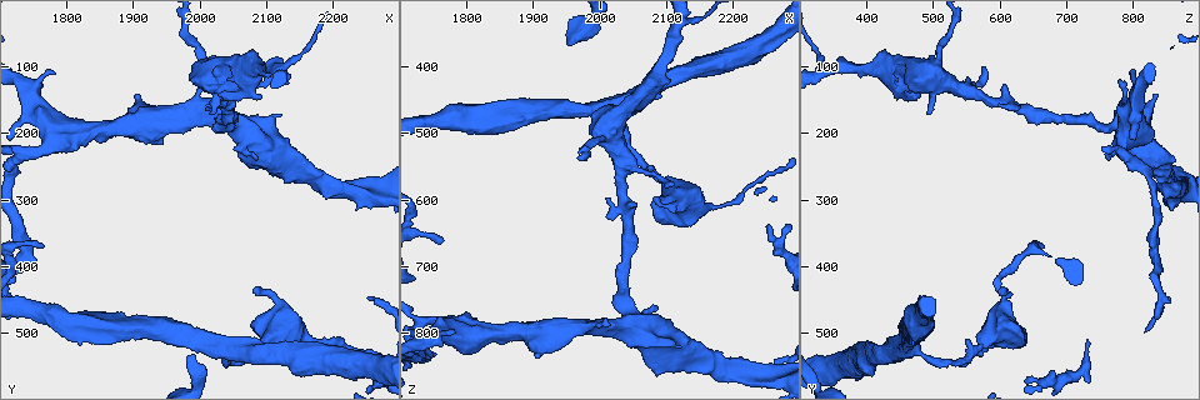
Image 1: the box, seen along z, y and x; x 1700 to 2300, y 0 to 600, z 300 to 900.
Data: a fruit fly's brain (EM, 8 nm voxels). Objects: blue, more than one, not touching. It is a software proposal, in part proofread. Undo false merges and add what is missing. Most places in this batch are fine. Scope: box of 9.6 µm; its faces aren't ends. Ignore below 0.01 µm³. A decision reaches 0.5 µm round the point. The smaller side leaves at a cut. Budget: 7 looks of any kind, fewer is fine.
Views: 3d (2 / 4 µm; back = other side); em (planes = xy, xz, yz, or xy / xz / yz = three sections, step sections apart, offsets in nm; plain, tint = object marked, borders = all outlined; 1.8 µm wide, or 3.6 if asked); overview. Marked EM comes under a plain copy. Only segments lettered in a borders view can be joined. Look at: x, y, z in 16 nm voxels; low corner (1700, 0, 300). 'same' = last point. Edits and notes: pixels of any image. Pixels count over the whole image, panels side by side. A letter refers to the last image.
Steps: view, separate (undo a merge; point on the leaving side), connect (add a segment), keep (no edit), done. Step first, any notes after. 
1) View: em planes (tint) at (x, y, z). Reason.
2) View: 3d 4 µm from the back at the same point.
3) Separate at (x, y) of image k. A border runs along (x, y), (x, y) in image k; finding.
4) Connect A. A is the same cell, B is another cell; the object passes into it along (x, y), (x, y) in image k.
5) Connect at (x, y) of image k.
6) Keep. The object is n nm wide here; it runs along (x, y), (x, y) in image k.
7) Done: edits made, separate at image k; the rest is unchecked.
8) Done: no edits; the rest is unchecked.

View: em planes (borders) at (2080, 435, 600). Thin end.

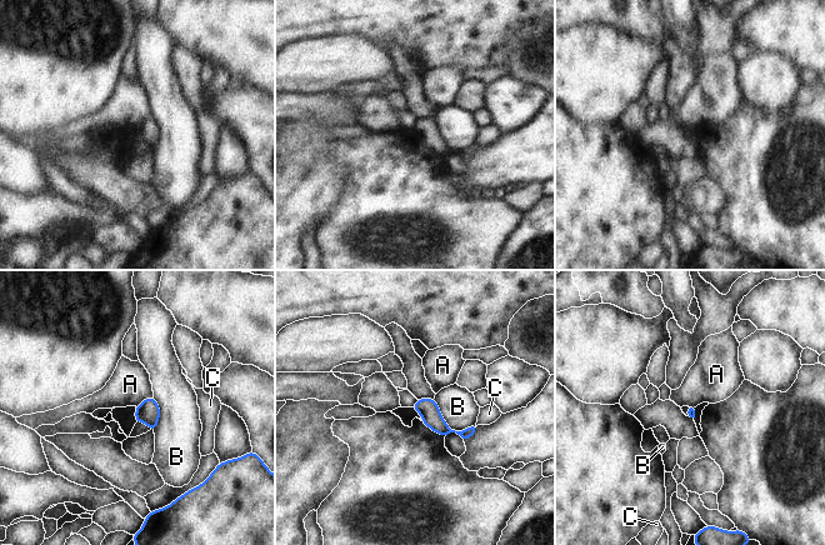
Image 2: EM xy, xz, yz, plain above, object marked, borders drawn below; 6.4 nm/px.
Keep. The longest contact is with B, 320 nm; A, B and C are other cells; it runs along (418, 405), (445, 430), (473, 429) in image 2; none of them fits.

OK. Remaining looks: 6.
View: em 3.6 µm xz step 4 (tint) at (2040, 160, 620). Sudden change in width.

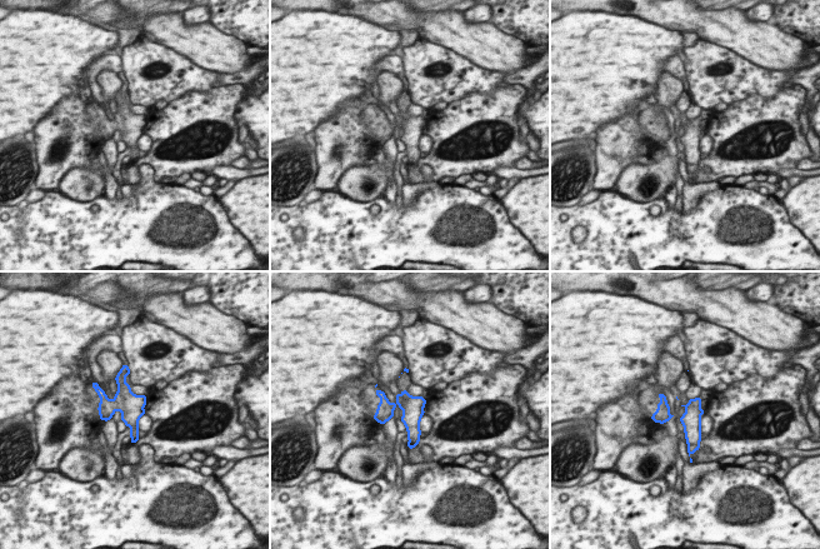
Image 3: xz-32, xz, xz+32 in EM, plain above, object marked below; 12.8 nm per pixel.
View: em 3.6 µm planes (tint) at the same point.

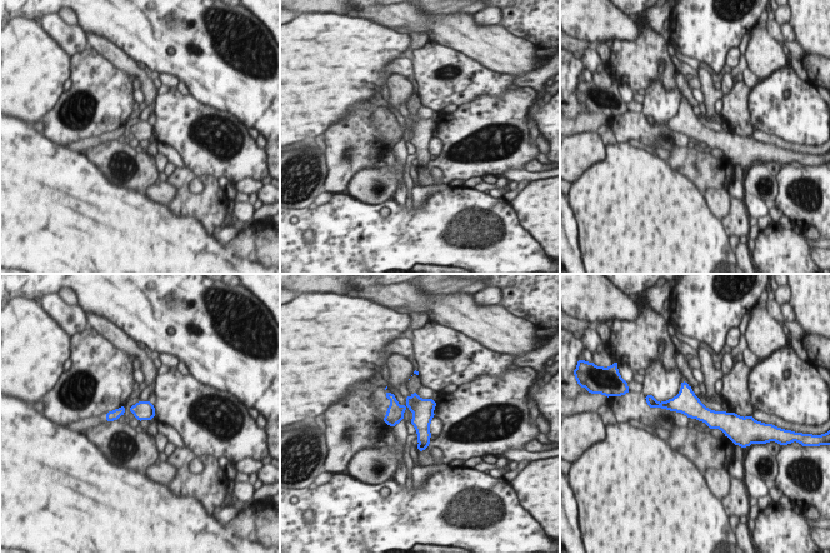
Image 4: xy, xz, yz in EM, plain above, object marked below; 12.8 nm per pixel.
View: em 3.6 µm planes (borders) at the same point.

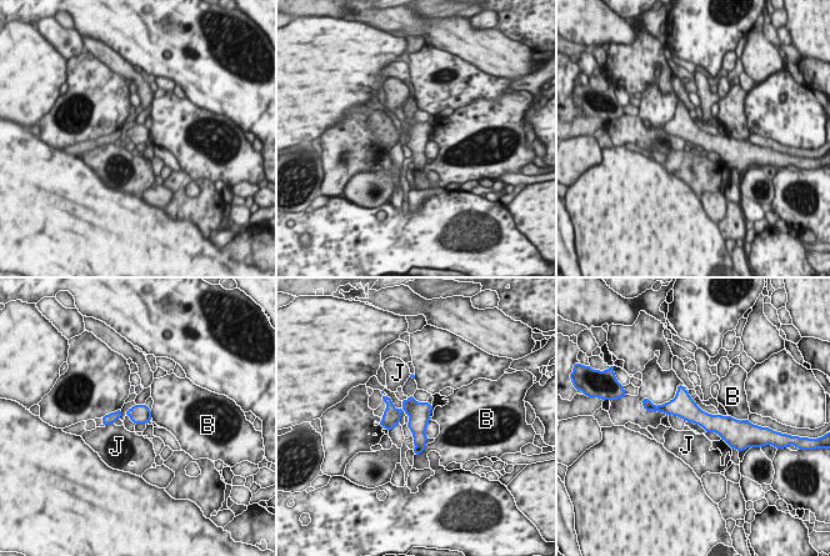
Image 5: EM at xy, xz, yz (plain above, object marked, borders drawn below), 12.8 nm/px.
Keep. The object is 260 nm wide here; the longest contact is with B, 240 nm; B and J are other cells; one cell here.

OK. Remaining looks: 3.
View: 3d 4 µm at (2050, 185, 785). Sudden change in width.

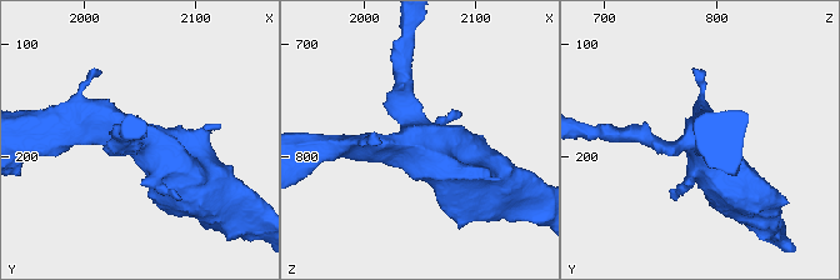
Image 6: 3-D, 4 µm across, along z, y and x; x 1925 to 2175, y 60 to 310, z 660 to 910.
View: em 3.6 µm planes (borders) at (2050, 184, 780).

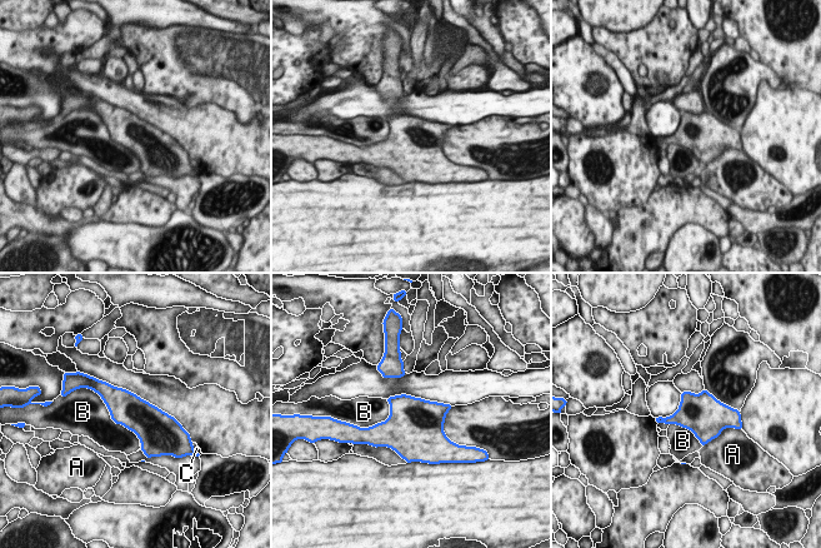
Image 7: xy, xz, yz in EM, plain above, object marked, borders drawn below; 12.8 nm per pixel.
Keep. The object is 420 nm wide here; A, B and C are other cells; a border runs along (94, 390), (110, 417), (141, 442) in image 7; one cell here.

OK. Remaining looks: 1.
Done: no edits; the rest is unchecked.

